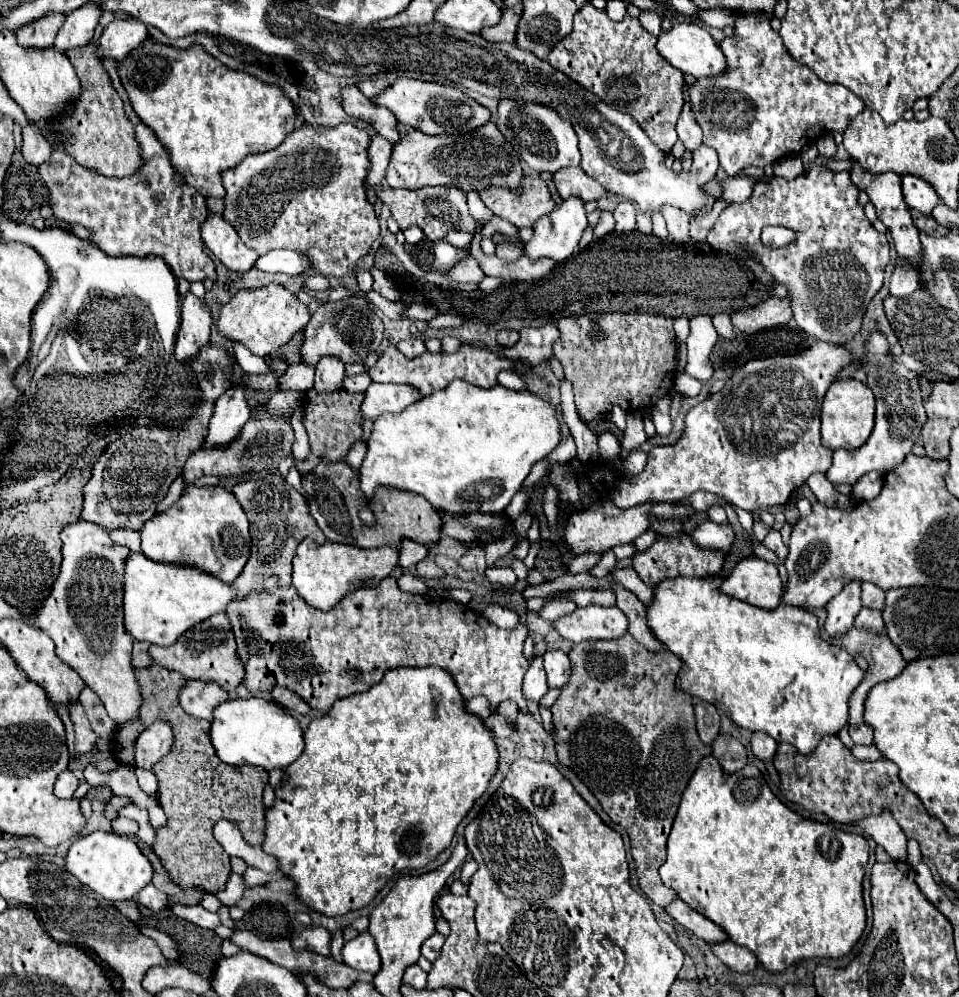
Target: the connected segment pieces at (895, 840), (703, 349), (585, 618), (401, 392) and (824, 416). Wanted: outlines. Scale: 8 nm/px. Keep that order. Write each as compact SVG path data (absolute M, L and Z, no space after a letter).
M883 810L881 816L869 816L857 822L879 846L885 848L892 860L905 861L907 858L907 838L899 824L893 820L891 810Z
M695 316L691 318L691 334L687 338L687 366L685 374L691 378L699 378L701 382L709 382L713 376L713 368L709 362L709 352L715 346L719 334L711 324L711 316Z
M585 606L553 622L553 628L575 644L585 640L617 640L627 634L627 616L617 608Z
M371 384L367 388L365 400L361 404L361 412L365 418L375 420L385 412L401 412L411 402L421 400L423 394L415 390L415 386L405 384Z
M849 378L831 384L821 408L821 442L827 448L855 450L863 446L873 432L873 422L875 422L875 396L865 382Z

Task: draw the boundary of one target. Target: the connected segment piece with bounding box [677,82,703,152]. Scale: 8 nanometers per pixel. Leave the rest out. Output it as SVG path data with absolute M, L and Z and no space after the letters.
M687 82L683 86L683 96L685 96L685 106L683 106L683 112L681 112L679 122L677 122L677 134L679 134L679 140L685 144L685 148L689 152L693 152L703 142L701 142L701 128L695 124L697 120L693 118L691 100L689 100L689 84Z

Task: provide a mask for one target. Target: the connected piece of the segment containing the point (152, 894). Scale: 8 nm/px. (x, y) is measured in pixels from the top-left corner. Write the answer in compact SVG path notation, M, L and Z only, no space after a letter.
M153 884L145 886L139 894L137 894L137 902L145 908L151 908L151 910L161 910L167 906L167 896L163 892L159 892Z

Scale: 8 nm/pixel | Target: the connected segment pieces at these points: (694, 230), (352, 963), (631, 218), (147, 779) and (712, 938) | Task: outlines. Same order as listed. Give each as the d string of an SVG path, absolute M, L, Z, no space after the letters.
M717 200L711 212L707 212L707 214L703 214L703 216L697 216L697 218L691 218L691 242L705 242L707 232L709 232L709 228L717 222L719 212L729 204L729 202Z
M361 932L357 938L349 940L343 946L343 962L355 970L363 970L371 974L379 972L381 958L379 958L375 940L371 938L369 932Z
M621 202L615 212L615 232L623 234L623 232L633 232L635 230L635 208L631 202Z
M137 768L135 773L137 780L139 780L139 788L141 788L145 794L155 794L155 790L157 790L157 780L155 780L155 776L151 774L151 770Z
M683 900L673 902L669 908L665 908L667 914L671 918L675 918L683 928L687 928L689 932L693 932L697 938L705 940L707 944L715 944L715 942L727 942L727 934L709 918L705 918L703 914L699 914L697 910L693 910L691 906L687 906Z

